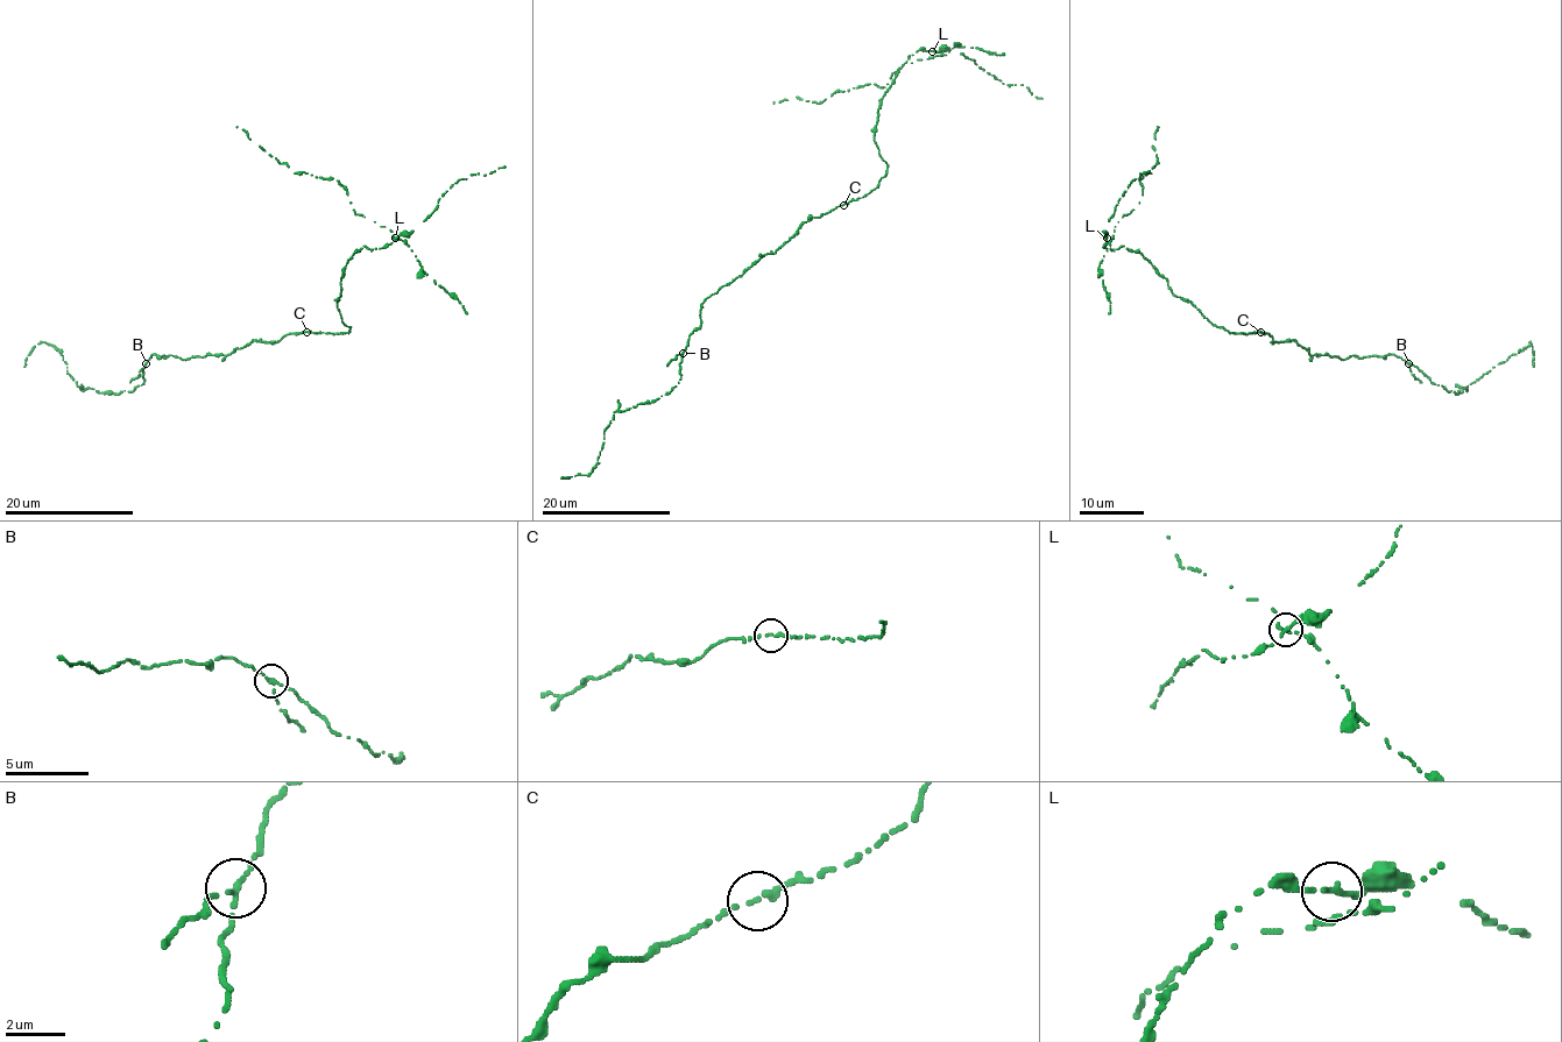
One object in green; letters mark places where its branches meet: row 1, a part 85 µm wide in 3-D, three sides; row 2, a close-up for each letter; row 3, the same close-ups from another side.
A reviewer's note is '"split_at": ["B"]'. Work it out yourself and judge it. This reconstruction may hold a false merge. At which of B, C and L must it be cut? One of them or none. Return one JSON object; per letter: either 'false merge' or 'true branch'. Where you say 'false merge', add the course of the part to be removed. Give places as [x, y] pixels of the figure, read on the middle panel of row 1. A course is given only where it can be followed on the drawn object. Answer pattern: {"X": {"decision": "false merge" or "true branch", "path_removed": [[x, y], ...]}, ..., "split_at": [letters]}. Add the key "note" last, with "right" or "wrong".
{"B": {"decision": "true branch"}, "C": {"decision": "true branch"}, "L": {"decision": "true branch"}, "split_at": [], "note": "wrong"}

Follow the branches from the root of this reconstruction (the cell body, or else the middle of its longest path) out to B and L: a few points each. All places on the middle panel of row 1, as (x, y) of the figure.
B: (843, 205), (810, 218), (774, 253), (763, 255), (709, 295), (701, 305), (701, 324), (681, 353)
L: (843, 205), (876, 189), (888, 170), (874, 140), (880, 101), (911, 55), (919, 49), (932, 51)

